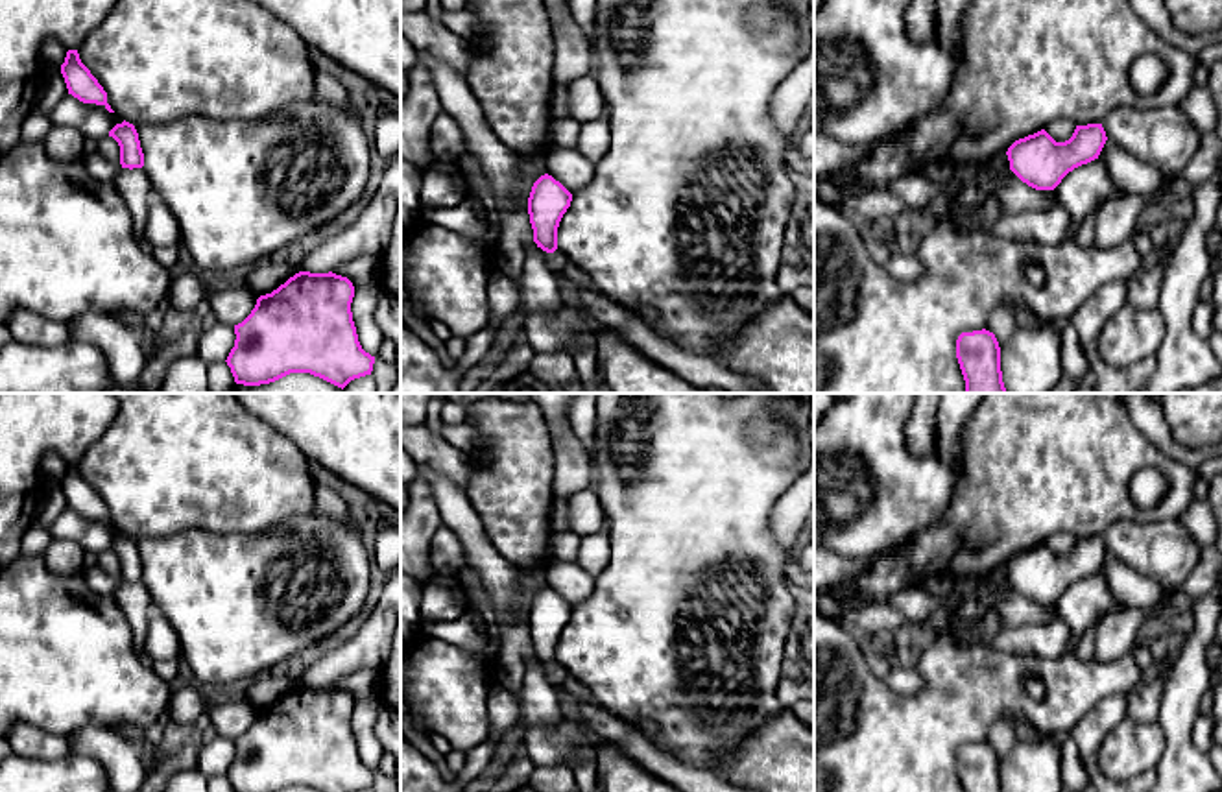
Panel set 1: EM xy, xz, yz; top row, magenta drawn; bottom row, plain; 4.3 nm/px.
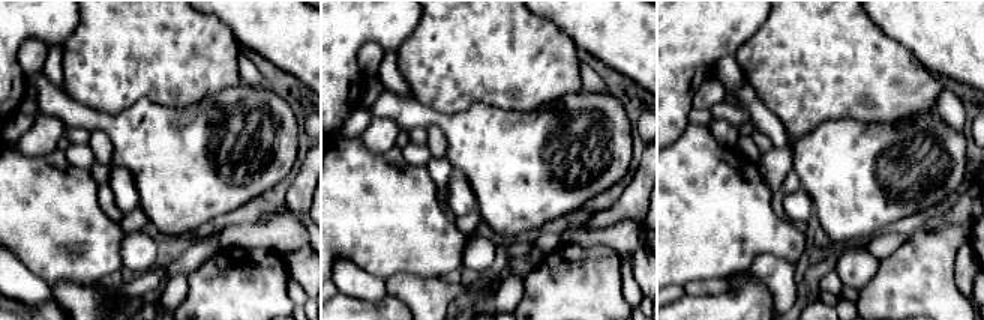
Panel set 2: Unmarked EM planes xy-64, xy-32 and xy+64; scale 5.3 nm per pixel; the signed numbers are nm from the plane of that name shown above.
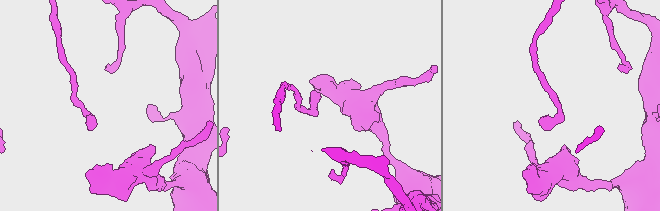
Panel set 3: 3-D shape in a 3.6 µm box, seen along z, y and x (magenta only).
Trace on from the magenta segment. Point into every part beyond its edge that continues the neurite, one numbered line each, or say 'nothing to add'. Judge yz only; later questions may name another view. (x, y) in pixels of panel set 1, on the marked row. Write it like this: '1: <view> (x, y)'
nothing to add

